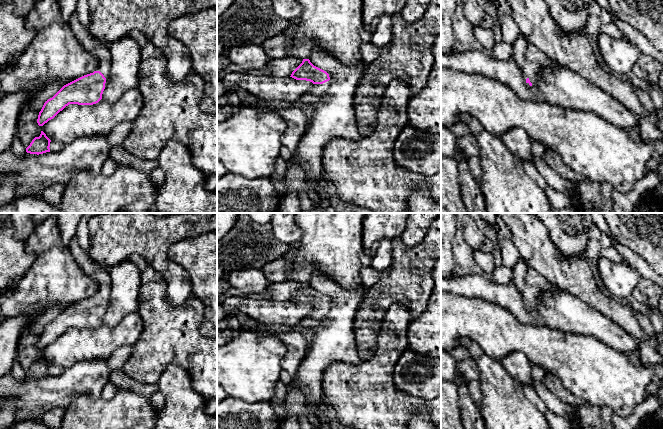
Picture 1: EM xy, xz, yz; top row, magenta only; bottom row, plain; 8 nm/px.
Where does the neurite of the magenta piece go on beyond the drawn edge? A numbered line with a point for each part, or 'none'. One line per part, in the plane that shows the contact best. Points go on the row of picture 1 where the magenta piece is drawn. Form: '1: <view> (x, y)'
1: xy (100, 51)

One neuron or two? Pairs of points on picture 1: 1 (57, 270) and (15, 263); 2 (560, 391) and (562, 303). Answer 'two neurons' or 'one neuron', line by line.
1: two neurons
2: two neurons

